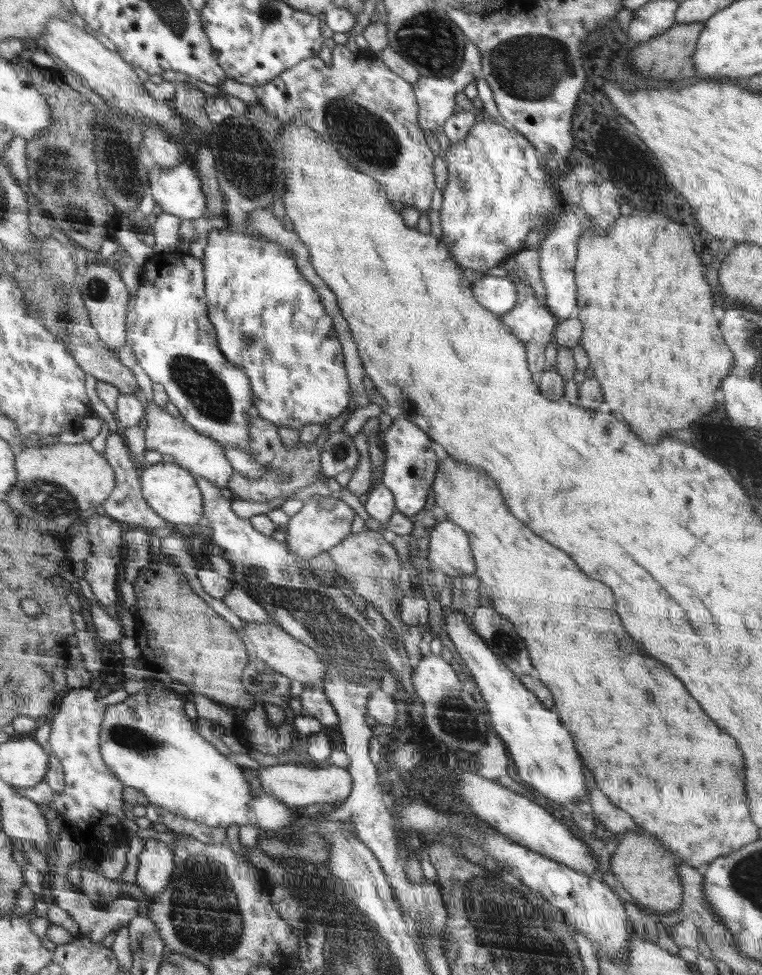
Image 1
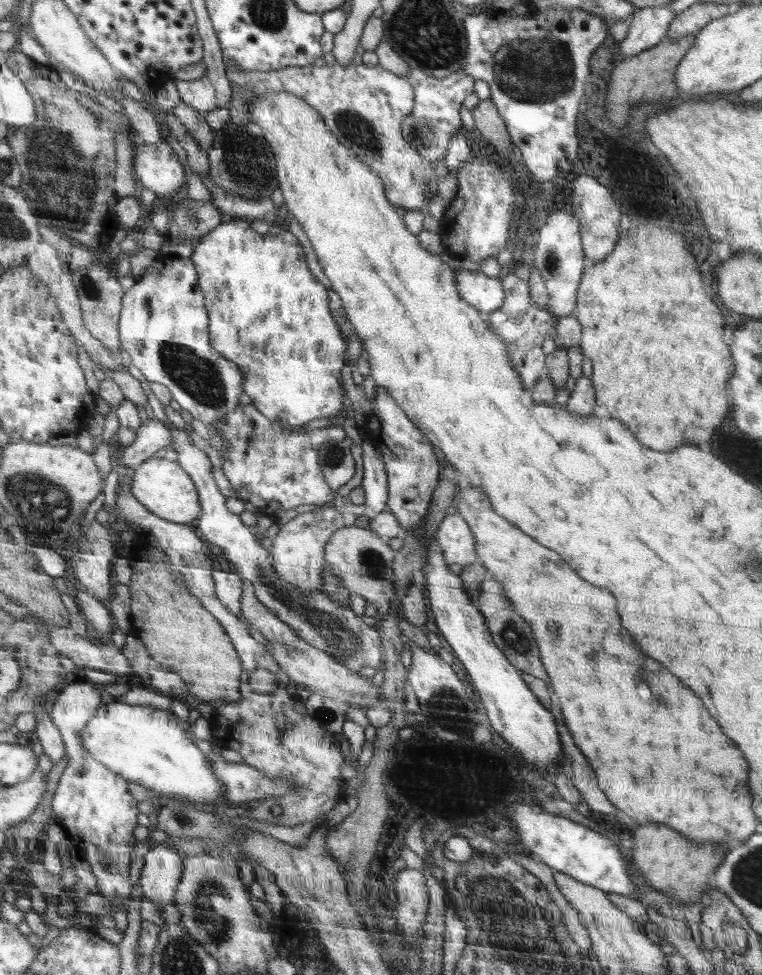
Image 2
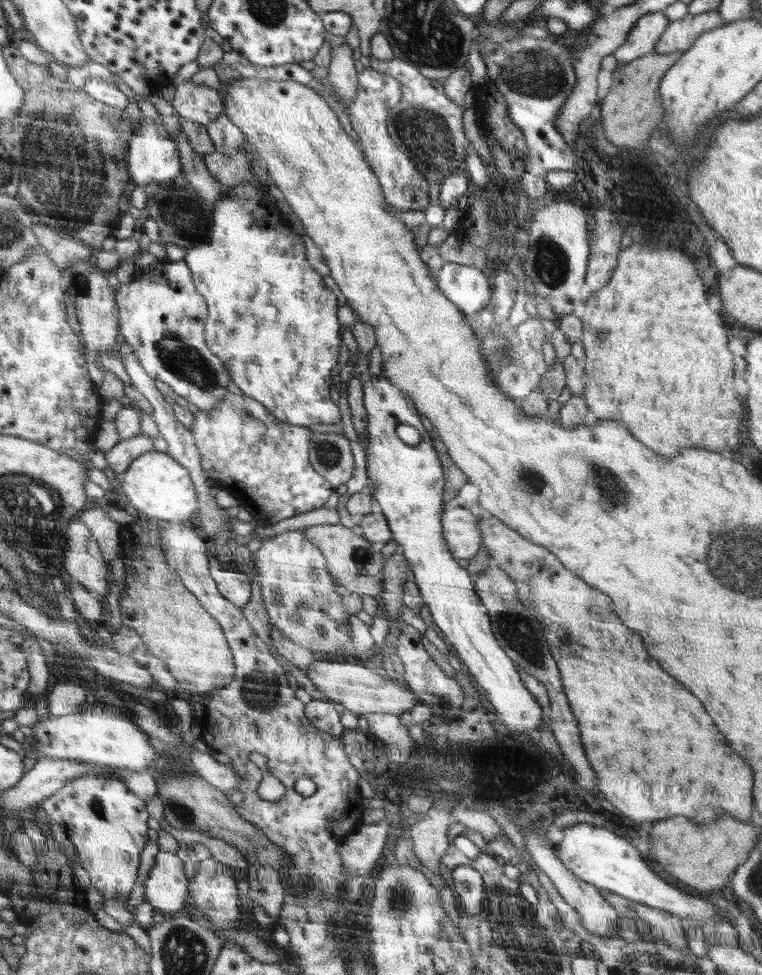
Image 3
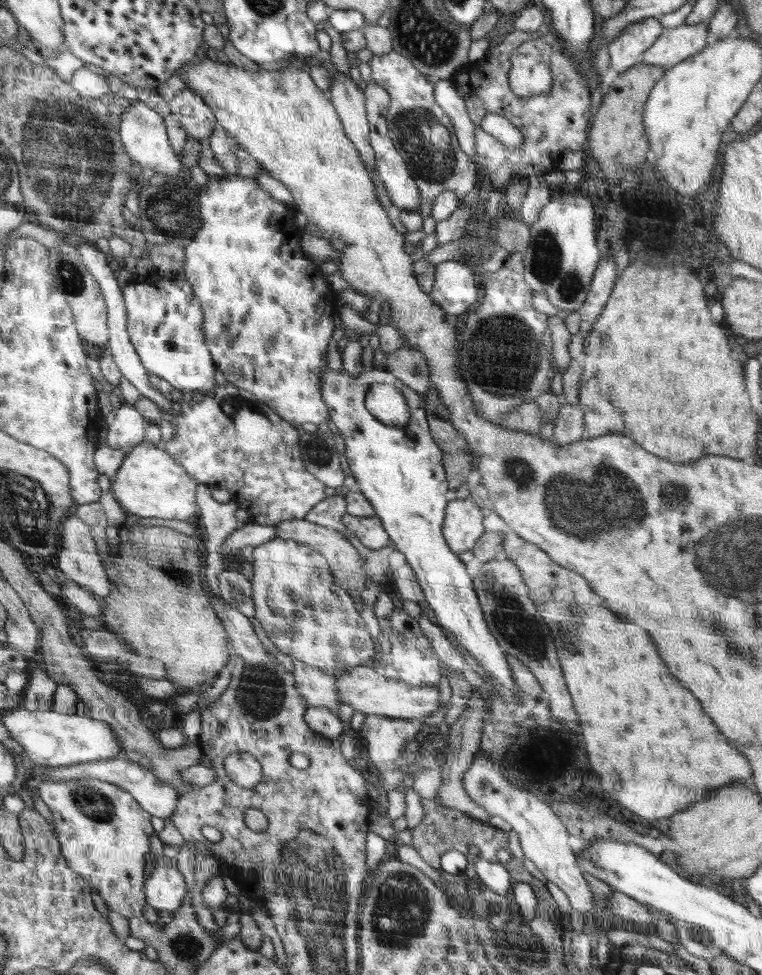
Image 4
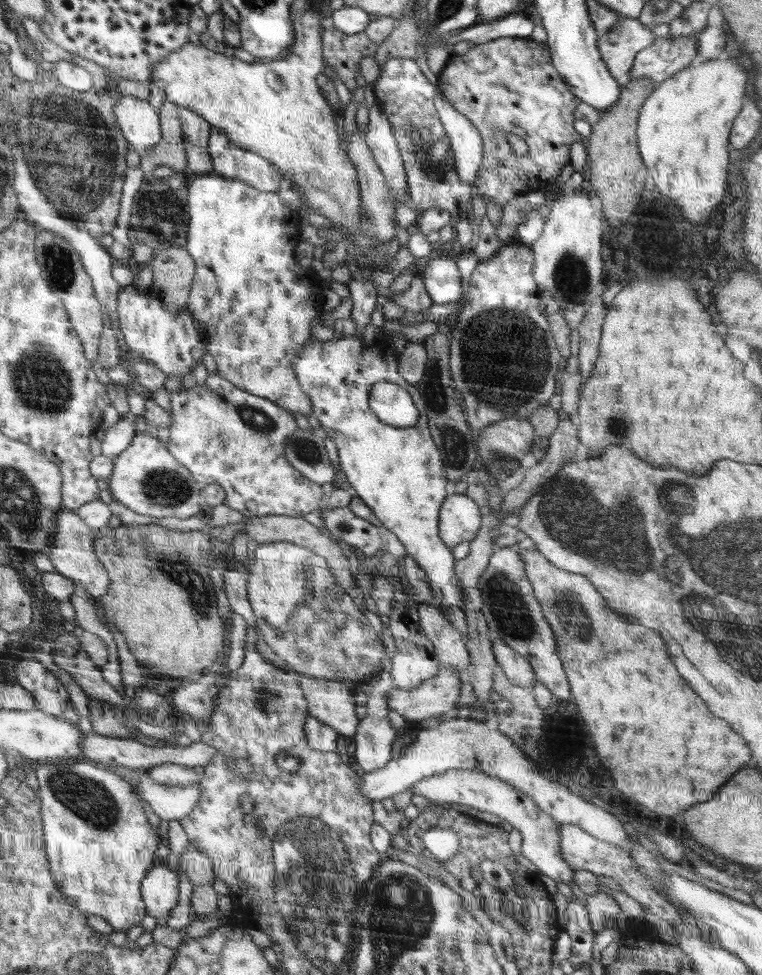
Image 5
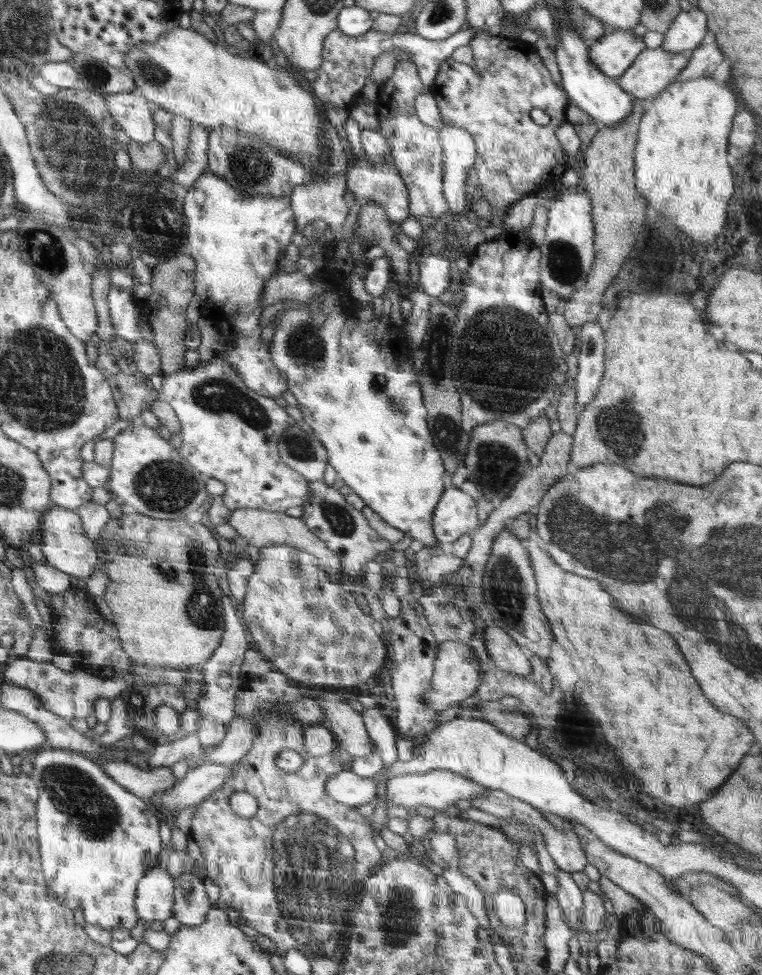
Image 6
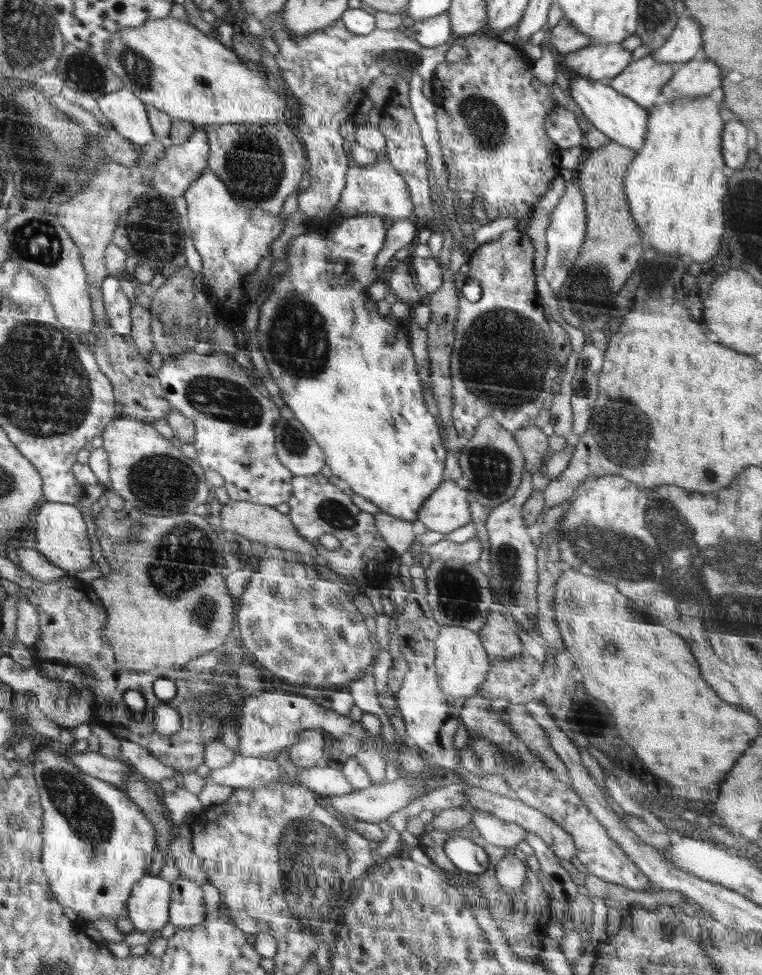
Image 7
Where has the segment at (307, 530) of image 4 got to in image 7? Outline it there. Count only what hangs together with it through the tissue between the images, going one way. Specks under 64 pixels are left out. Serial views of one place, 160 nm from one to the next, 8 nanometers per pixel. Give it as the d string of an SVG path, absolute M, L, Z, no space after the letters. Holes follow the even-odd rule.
M228 499L220 512L220 526L228 532L238 533L251 541L258 541L268 547L278 547L298 552L299 554L318 556L313 544L302 538L297 527L289 516L277 511L274 506L254 504L246 501L233 501Z

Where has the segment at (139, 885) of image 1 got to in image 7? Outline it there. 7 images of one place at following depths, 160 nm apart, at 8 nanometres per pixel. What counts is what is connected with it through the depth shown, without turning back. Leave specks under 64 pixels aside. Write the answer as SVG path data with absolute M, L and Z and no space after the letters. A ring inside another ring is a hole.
M158 875L145 876L128 900L128 918L136 931L151 933L169 924L172 884Z

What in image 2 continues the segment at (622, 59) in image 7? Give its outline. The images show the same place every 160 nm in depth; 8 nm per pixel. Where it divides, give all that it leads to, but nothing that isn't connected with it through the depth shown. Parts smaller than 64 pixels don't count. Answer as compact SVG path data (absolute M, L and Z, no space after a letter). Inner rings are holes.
M668 5L637 9L631 17L628 34L615 48L617 58L625 59L657 46L668 36L670 23L676 18Z

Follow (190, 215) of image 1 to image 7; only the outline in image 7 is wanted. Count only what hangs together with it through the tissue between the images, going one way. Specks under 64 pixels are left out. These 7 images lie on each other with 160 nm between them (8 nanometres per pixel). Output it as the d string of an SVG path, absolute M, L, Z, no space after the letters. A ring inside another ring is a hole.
M122 87L97 98L97 102L103 116L111 122L109 127L131 143L142 147L156 138L148 106L136 93Z

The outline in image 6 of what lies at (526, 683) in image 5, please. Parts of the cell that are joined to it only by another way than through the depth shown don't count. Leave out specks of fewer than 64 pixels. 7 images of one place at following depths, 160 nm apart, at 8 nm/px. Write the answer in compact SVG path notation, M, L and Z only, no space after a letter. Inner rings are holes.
M493 624L484 632L484 643L493 667L520 676L530 676L529 659L504 629Z

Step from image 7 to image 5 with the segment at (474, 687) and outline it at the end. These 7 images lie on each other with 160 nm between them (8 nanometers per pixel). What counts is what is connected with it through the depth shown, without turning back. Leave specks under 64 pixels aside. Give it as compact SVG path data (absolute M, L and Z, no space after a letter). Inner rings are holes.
M446 664L437 676L412 690L392 687L386 696L386 706L404 719L421 722L454 709L458 696L461 696L458 672Z

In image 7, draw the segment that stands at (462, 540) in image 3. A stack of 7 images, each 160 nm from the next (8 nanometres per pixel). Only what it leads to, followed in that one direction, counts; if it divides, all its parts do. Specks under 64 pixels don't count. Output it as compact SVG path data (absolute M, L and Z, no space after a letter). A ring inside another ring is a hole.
M446 480L430 500L426 499L426 508L422 508L422 516L417 516L427 529L448 534L470 520L468 510L468 490L460 488L452 480Z

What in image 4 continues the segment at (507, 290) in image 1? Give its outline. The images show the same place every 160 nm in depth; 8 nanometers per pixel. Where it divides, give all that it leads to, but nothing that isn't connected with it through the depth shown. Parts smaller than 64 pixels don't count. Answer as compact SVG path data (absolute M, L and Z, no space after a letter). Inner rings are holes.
M447 260L435 265L434 282L429 293L444 312L462 319L482 296L475 268L464 262Z

